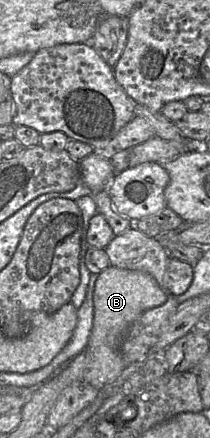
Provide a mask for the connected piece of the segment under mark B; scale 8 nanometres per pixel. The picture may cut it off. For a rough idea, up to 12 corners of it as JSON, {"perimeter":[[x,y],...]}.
{"perimeter":[[108,266],[94,287],[83,380],[126,367],[121,341],[168,293],[148,273]]}

